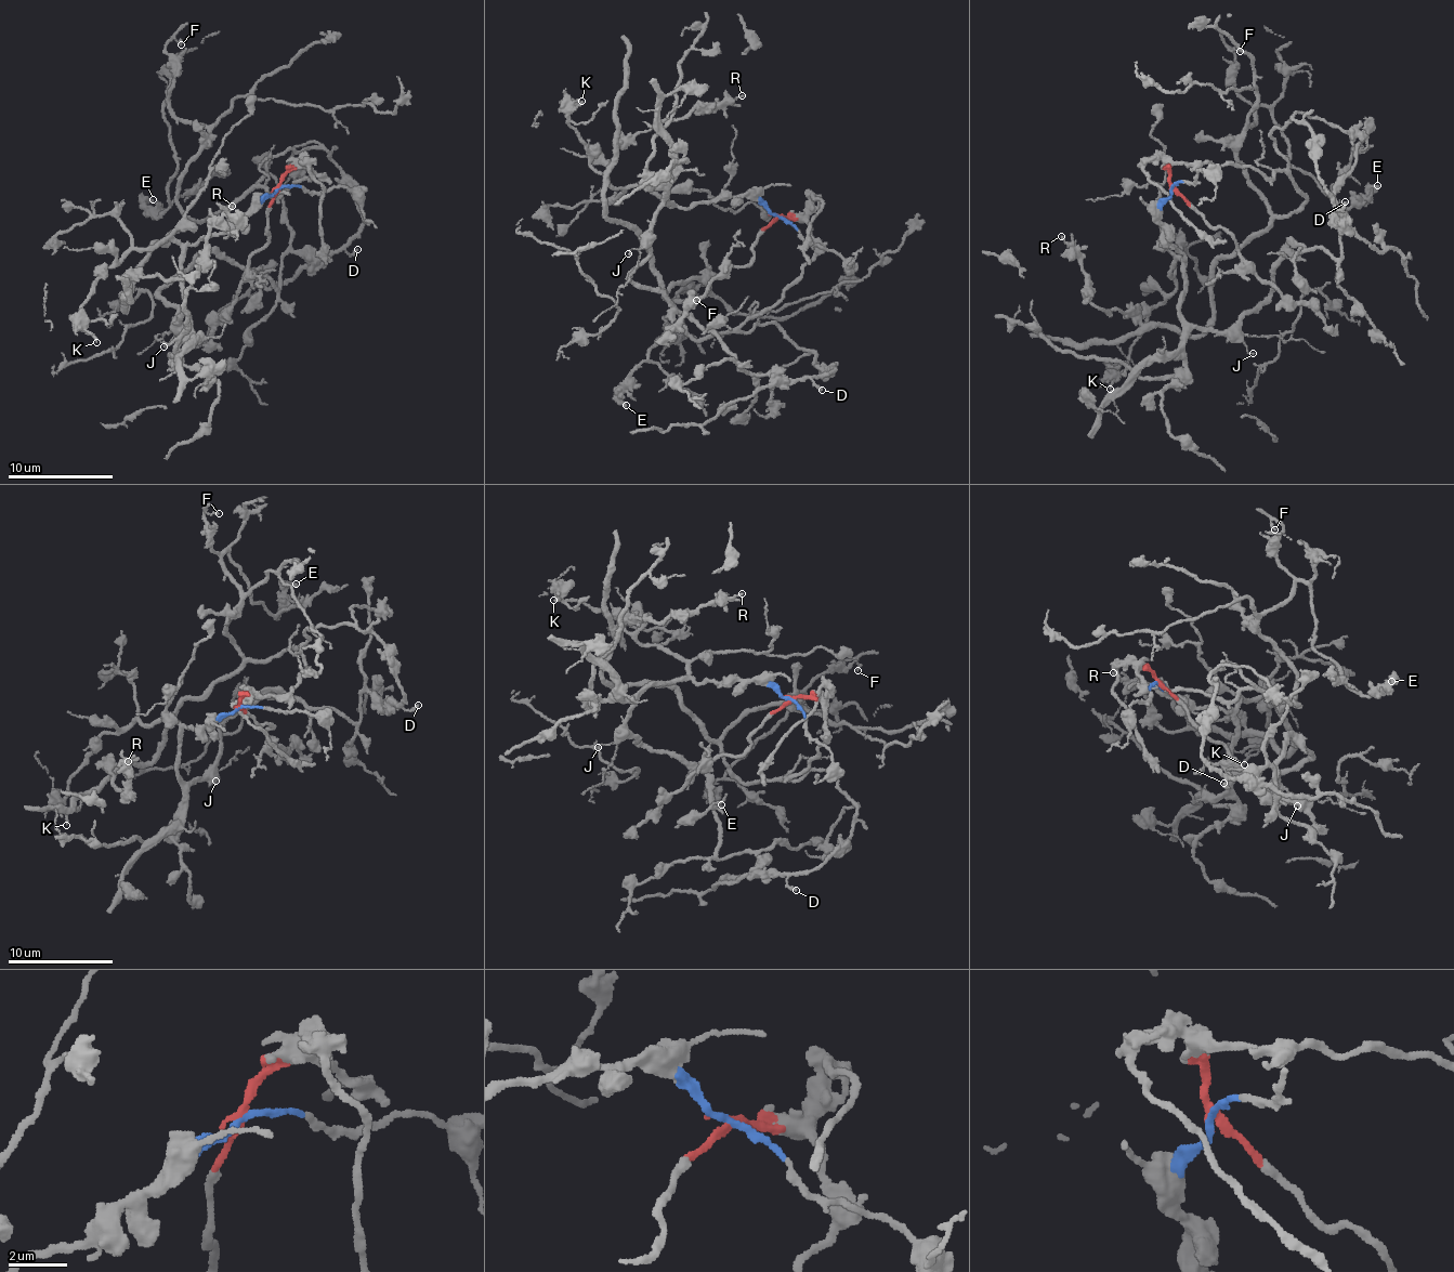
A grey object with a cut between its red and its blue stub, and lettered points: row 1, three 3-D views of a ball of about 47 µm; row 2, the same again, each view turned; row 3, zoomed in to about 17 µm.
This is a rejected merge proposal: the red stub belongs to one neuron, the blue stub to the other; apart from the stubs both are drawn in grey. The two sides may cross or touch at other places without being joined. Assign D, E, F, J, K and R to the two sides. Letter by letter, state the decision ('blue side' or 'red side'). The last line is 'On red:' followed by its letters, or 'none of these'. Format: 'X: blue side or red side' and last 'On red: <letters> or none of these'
D: red side
E: red side
F: red side
J: blue side
K: blue side
R: red side
On red: D, E, F, R

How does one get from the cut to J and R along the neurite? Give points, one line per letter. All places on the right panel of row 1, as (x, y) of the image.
J: (1171, 191), (1161, 207), (1161, 223), (1164, 234), (1186, 261), (1179, 314), (1212, 332), (1227, 332), (1254, 354)
R: (1171, 187), (1168, 166), (1204, 162), (1284, 172), (1306, 196), (1218, 263), (1199, 335), (1098, 307), (1062, 235)

